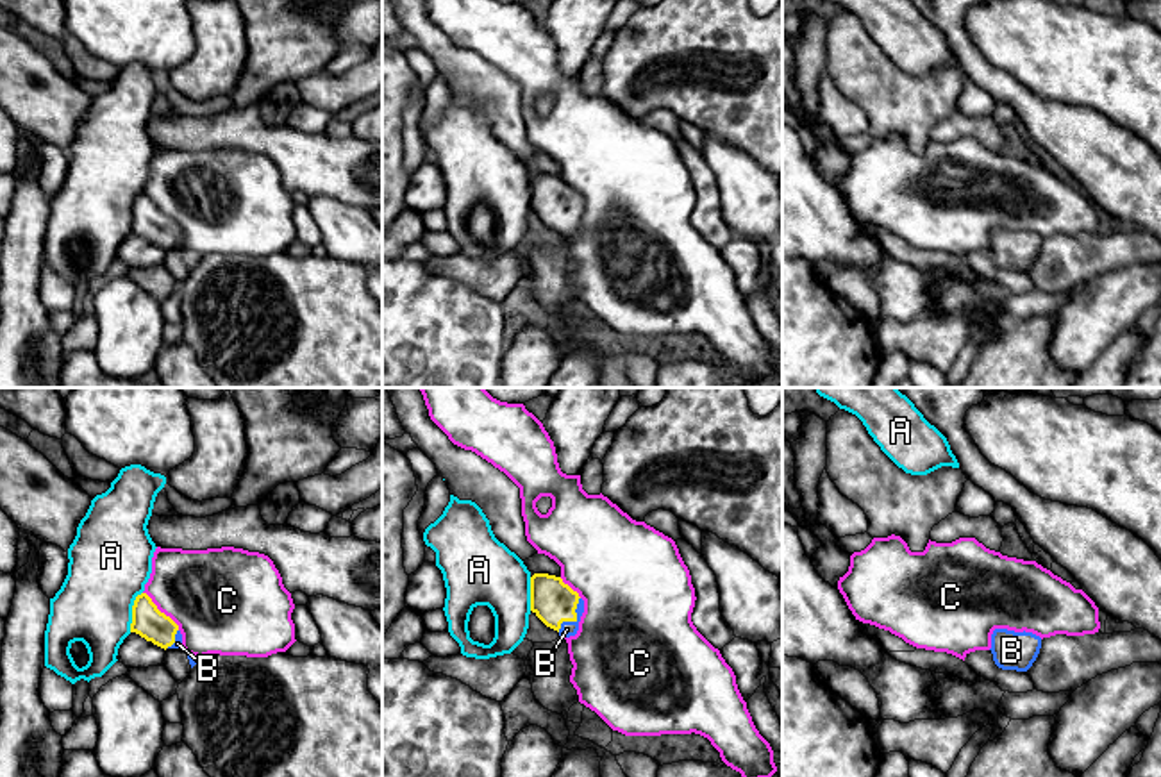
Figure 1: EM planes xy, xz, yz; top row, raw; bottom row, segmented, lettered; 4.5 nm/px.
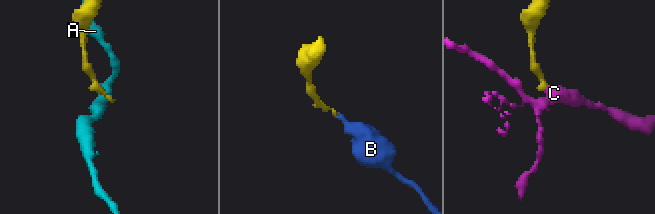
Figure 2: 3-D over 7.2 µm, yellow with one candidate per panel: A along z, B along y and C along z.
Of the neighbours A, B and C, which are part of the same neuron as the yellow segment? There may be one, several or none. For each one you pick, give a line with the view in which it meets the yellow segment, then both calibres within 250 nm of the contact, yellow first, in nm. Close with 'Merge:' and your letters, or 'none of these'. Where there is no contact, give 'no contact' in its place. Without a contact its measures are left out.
B: xz | 200/70 nm
Merge: B

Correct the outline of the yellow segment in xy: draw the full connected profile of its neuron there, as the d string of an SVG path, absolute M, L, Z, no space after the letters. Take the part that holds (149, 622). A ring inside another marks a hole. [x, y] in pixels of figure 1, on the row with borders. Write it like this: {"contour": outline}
{"contour": "M146 593L138 595L134 600L130 632L139 634L164 650L184 650L179 625L161 613Z"}

